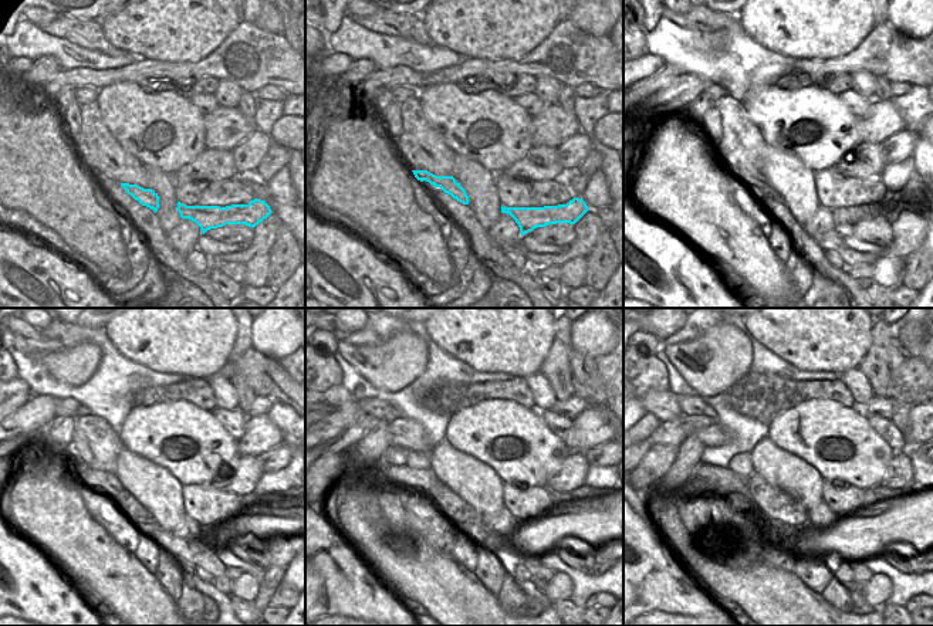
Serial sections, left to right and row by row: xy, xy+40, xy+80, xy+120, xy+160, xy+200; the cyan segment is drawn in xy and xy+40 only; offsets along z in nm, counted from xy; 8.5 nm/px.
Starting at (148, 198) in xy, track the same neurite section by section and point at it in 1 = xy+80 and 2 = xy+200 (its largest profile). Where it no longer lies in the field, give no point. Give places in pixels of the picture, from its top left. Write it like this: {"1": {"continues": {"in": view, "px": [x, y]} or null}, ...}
{"1": {"continues": {"in": "xy+80", "px": [754, 179]}}, "2": {"continues": {"in": "xy+200", "px": [724, 484]}}}

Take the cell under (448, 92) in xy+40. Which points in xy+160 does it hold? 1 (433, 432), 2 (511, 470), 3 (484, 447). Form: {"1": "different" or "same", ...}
{"1": "different", "2": "same", "3": "same"}

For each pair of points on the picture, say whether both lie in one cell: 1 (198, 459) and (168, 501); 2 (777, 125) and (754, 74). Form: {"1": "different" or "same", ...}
{"1": "different", "2": "different"}

